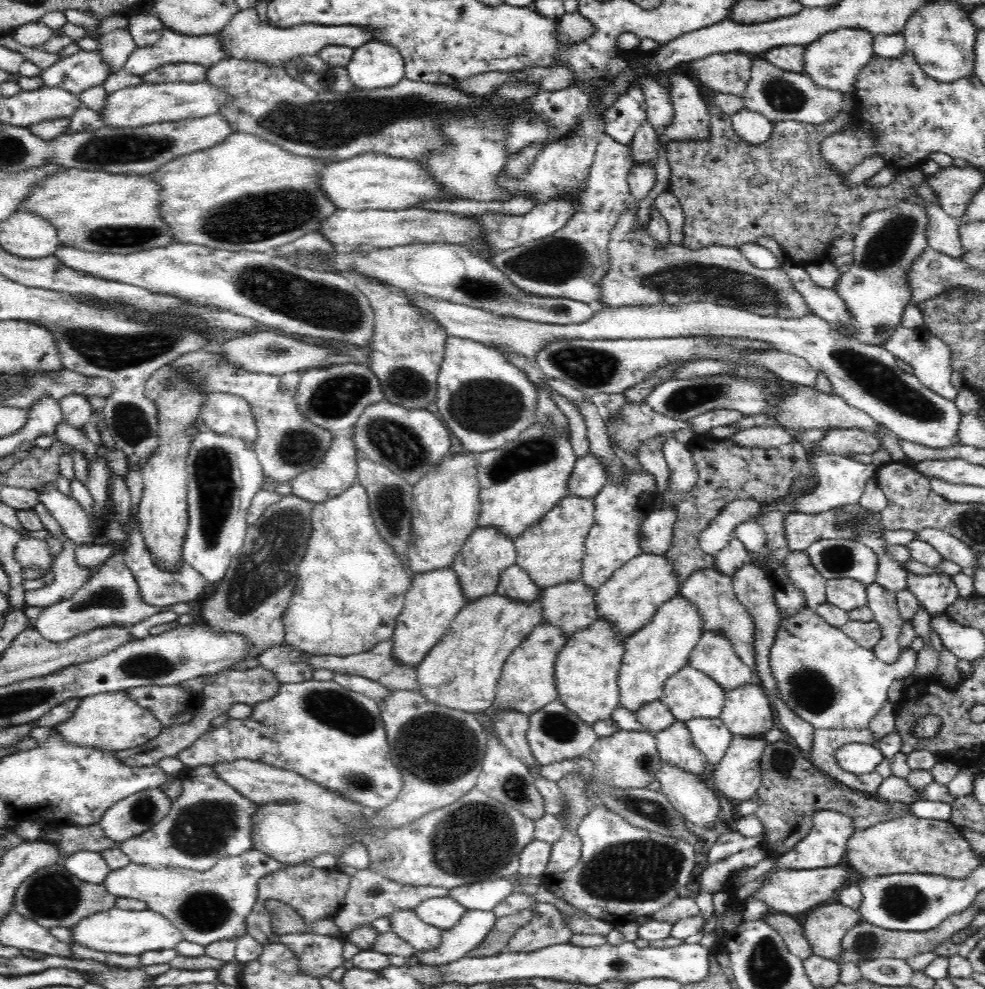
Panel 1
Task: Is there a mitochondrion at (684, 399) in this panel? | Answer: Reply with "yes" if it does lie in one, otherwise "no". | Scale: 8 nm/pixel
yes

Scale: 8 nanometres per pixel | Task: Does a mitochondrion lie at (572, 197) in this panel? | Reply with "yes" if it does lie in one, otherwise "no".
no

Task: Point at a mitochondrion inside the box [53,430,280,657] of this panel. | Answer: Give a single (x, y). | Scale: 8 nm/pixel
(214, 479)

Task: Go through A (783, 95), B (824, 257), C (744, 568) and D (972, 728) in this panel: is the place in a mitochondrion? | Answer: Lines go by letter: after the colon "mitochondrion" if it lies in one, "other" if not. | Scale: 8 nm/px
A: mitochondrion
B: other
C: other
D: other

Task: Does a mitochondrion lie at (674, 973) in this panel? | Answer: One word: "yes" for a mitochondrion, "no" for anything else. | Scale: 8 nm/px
no

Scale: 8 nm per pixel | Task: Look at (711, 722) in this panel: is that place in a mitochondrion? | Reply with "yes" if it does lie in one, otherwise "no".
no

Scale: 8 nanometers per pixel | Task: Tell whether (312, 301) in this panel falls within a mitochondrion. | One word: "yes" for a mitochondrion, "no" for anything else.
yes

